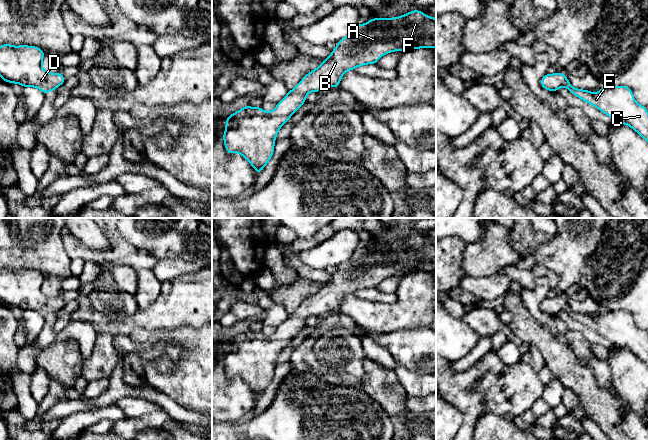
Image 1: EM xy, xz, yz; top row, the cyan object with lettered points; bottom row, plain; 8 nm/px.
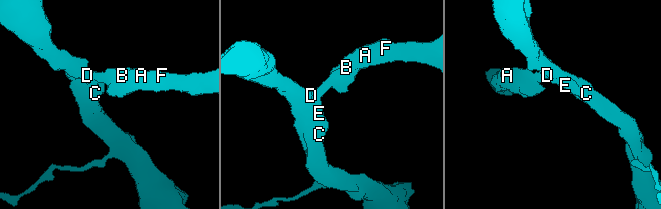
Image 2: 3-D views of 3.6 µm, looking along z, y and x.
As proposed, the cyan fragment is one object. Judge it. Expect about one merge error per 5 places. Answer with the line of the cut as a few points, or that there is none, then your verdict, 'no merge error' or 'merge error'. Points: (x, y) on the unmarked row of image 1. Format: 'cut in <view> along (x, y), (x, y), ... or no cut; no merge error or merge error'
no cut; no merge error

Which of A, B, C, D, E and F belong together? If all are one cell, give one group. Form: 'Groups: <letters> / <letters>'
Groups: A B C D E F

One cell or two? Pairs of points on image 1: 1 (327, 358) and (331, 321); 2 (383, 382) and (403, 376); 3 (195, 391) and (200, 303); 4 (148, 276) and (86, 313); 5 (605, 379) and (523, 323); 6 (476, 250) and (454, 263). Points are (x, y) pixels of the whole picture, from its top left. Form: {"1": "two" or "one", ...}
{"1": "two", "2": "two", "3": "two", "4": "two", "5": "two", "6": "two"}

